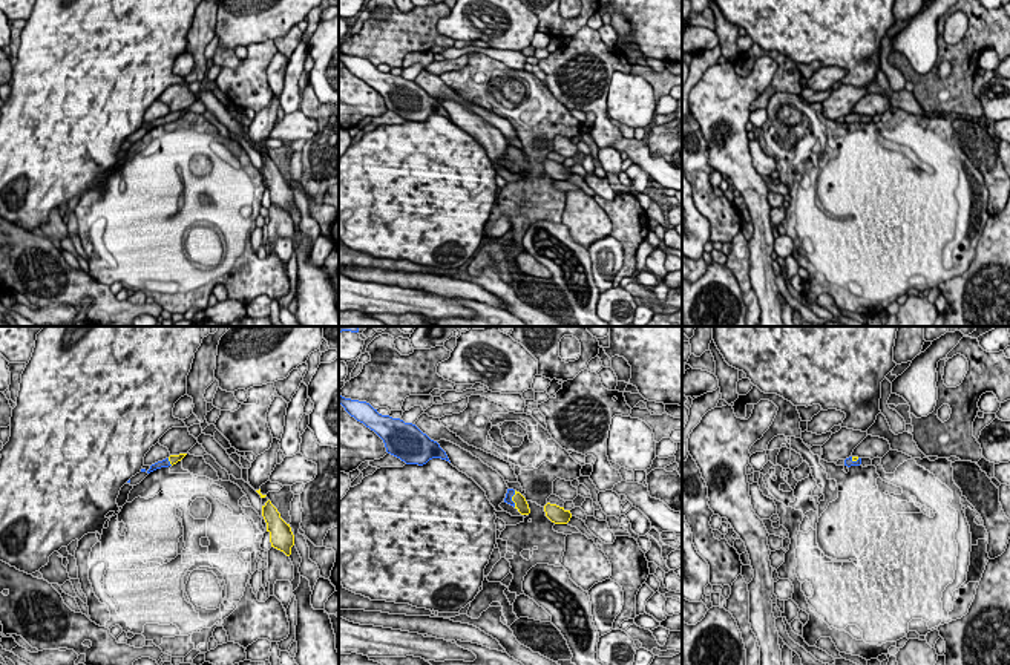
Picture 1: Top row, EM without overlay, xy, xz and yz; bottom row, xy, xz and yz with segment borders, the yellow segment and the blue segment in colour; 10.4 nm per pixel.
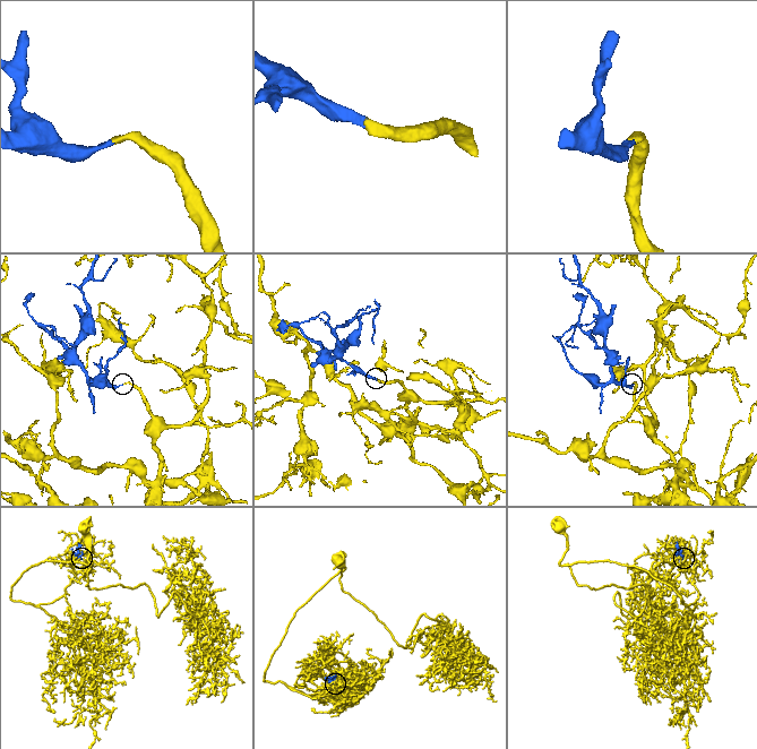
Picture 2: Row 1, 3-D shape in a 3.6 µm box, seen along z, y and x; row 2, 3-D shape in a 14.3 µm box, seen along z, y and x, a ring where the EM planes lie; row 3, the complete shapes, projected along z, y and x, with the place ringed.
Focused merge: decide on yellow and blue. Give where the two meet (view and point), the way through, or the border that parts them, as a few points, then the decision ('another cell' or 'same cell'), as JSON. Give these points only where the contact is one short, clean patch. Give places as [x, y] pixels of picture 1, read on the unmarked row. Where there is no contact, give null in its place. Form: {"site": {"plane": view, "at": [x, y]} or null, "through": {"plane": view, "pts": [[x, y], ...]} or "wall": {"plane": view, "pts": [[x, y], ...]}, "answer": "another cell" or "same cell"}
{"site": {"plane": "xz", "at": [512, 155]}, "through": {"plane": "xz", "pts": [[520, 158], [512, 155], [511, 149]]}, "answer": "same cell"}

